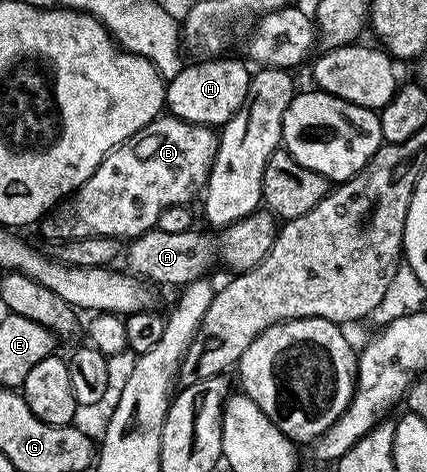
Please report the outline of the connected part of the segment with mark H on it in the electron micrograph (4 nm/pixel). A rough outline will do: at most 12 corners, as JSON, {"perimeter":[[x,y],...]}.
{"perimeter":[[244,61],[182,65],[165,87],[168,113],[220,128],[249,94]]}

